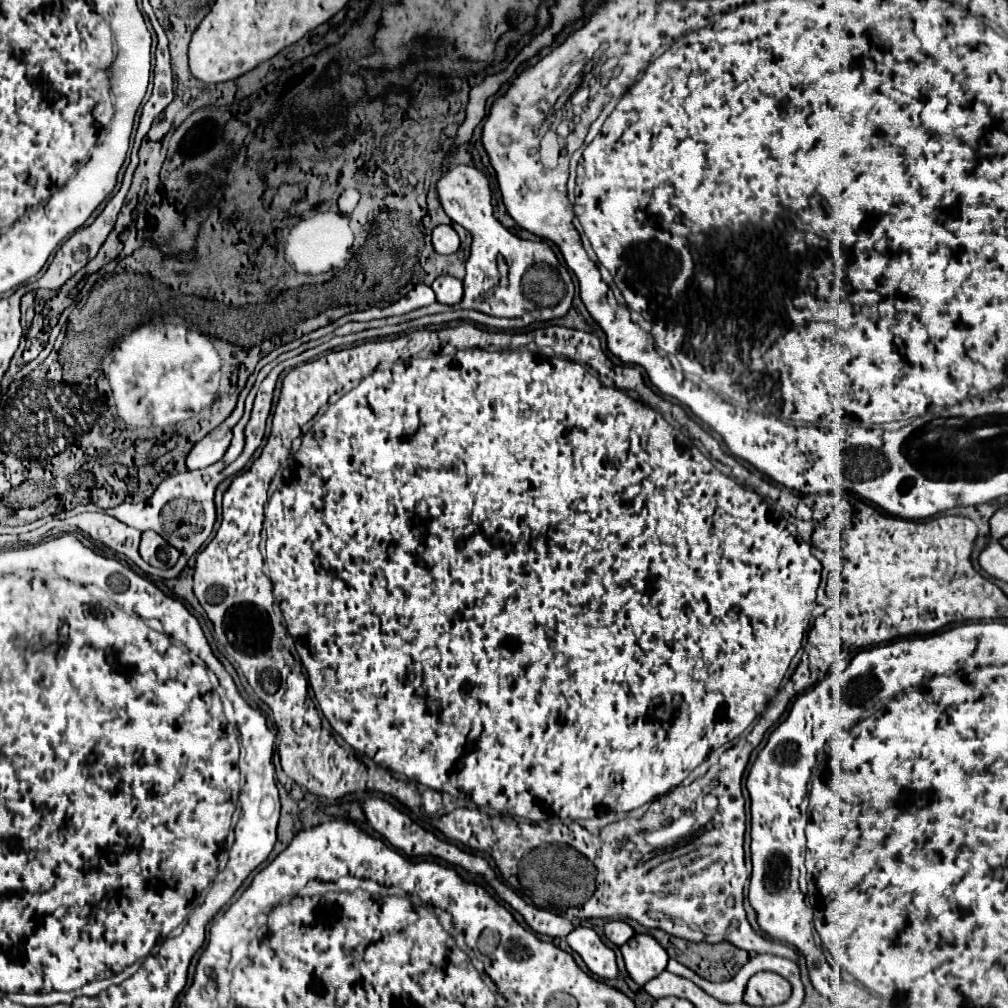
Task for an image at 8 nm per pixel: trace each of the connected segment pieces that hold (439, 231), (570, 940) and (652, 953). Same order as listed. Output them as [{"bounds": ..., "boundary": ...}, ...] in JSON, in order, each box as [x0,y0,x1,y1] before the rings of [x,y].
[{"bounds":[431,226,459,254],"boundary":[[[437,226],[431,234],[431,242],[433,242],[433,248],[437,254],[455,254],[459,250],[459,236],[457,232],[453,230],[453,226]]]},{"bounds":[565,928,617,978],"boundary":[[[573,928],[565,940],[571,946],[571,950],[575,950],[583,958],[583,962],[595,976],[599,978],[617,976],[613,950],[601,942],[601,938],[593,928]]]},{"bounds":[621,934,669,986],"boundary":[[[635,934],[621,946],[621,954],[629,978],[639,986],[659,976],[669,960],[663,946],[649,934]]]}]

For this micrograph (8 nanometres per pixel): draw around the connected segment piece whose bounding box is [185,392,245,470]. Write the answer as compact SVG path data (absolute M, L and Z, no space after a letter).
M245 392L239 394L237 406L229 414L229 418L225 418L215 430L211 430L203 440L199 440L191 448L191 452L187 454L187 460L185 460L189 470L207 468L207 466L211 466L211 464L215 464L217 460L223 458L223 454L225 454L225 450L229 448L229 442L231 442L231 428L239 422L239 418L243 414L243 402L245 402Z

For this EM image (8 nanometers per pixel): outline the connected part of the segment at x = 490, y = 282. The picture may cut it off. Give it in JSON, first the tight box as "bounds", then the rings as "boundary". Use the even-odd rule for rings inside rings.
{"bounds":[437,166,575,318],"boundary":[[[455,166],[449,170],[437,184],[439,200],[445,208],[445,214],[467,232],[471,232],[471,254],[467,260],[467,272],[463,278],[463,300],[459,308],[471,308],[489,316],[499,318],[523,318],[533,310],[533,304],[543,310],[551,308],[553,318],[561,318],[569,312],[571,300],[575,294],[573,280],[569,270],[561,264],[555,252],[539,240],[521,240],[501,226],[493,216],[491,188],[483,172],[473,166]],[[497,256],[503,256],[507,262],[507,284],[501,284]],[[487,306],[487,310],[485,310]]]}

